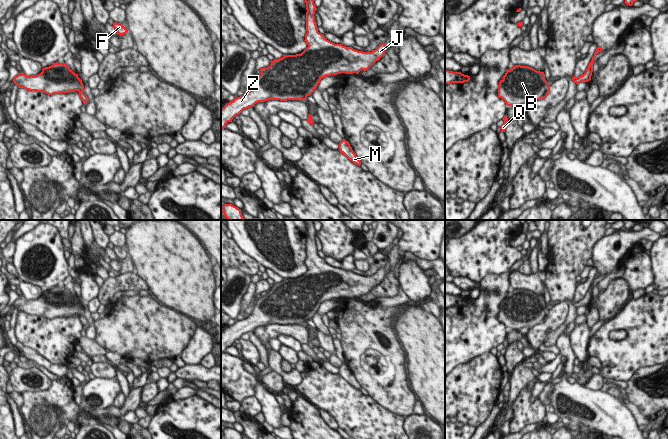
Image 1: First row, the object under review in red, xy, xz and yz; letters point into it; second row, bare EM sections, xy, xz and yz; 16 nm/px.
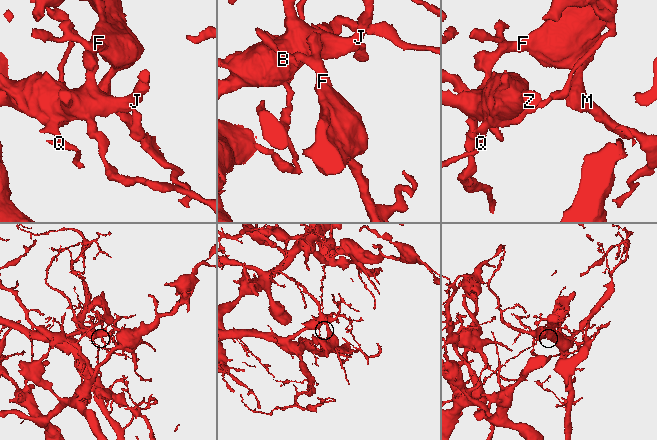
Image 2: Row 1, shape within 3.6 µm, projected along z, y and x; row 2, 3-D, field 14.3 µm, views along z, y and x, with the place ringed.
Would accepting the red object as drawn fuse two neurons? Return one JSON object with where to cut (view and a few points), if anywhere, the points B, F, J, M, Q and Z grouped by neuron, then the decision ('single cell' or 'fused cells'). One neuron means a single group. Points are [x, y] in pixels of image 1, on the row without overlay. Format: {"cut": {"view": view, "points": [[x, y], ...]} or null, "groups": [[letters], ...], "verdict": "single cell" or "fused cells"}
{"cut": {"view": "yz", "points": [[547, 307], [544, 318], [541, 321]]}, "groups": [["B", "F", "J", "M", "Z"], ["Q"]], "verdict": "fused cells"}

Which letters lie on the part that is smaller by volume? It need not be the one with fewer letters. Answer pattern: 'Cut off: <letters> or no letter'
Cut off: Q

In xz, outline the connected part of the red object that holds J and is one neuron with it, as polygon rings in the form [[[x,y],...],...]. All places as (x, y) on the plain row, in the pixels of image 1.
[[[305,220],[305,227],[307,234],[305,265],[308,271],[301,278],[283,279],[282,282],[274,283],[266,295],[256,299],[253,311],[248,317],[235,322],[221,333],[221,353],[224,353],[226,348],[232,346],[232,343],[244,333],[253,331],[258,326],[268,324],[303,324],[304,321],[314,316],[322,302],[341,297],[359,298],[361,294],[368,294],[384,280],[387,267],[381,267],[372,276],[363,276],[329,265],[323,258],[318,256],[314,240],[317,232],[313,222]]]

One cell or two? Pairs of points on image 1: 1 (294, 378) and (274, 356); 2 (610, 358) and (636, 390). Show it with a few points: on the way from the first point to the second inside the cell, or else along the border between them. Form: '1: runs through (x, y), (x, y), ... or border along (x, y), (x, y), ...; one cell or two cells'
1: runs through (287, 377), (276, 367), (275, 363); one cell
2: border along (648, 367), (641, 367), (627, 382); two cells

